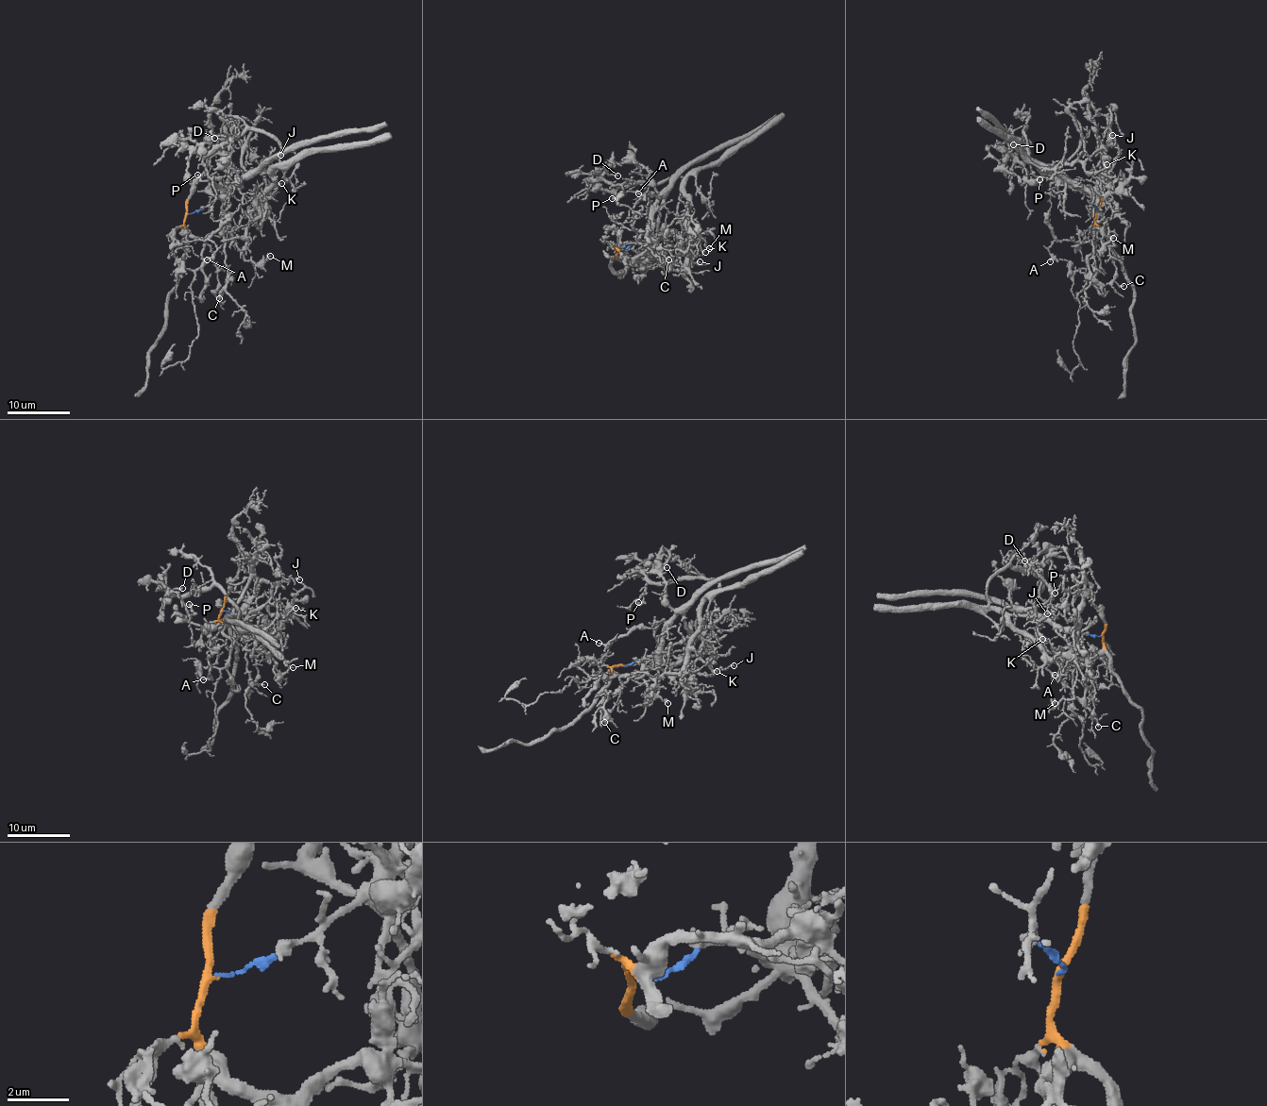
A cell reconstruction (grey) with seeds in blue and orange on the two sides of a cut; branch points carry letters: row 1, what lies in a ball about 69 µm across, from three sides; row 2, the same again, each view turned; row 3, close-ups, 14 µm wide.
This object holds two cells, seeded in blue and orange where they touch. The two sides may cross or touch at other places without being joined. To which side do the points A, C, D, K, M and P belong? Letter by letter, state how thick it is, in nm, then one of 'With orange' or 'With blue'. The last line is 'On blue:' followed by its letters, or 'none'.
A: Thickness 170 nm. With orange
C: Thickness 150 nm. With orange
D: Thickness 150 nm. With blue
K: Thickness 200 nm. With blue
M: Thickness 150 nm. With orange
P: Thickness 220 nm. With blue
On blue: D, K, P

